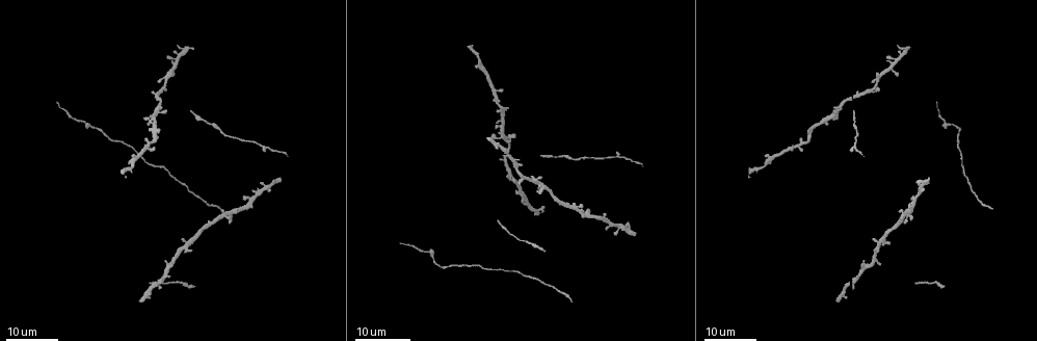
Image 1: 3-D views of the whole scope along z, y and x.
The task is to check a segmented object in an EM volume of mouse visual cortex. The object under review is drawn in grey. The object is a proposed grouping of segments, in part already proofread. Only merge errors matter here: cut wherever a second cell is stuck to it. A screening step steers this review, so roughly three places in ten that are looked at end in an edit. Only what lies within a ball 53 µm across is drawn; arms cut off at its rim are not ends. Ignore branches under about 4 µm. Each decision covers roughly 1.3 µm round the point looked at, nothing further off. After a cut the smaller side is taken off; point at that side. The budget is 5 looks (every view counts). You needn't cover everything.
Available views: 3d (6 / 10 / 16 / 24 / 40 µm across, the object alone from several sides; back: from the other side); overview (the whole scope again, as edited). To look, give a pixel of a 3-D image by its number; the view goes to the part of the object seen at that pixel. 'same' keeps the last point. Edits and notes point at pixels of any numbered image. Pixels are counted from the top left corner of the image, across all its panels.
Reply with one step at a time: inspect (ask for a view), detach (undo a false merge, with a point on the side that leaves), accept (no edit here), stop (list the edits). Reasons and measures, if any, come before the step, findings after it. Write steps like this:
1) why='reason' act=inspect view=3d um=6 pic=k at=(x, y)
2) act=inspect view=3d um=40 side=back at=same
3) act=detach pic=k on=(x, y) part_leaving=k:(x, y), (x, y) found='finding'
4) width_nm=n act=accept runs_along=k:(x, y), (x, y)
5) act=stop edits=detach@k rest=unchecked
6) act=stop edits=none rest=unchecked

why='three-way junction' act=inspect view=3d um=16 pic=1 at=(171, 261)

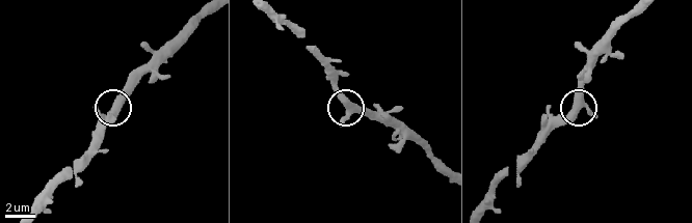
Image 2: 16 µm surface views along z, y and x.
act=inspect view=3d um=10 pic=2 at=(345, 110)

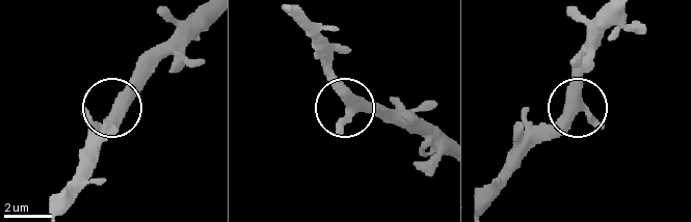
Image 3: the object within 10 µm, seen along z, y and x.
arms=3 act=accept runs_along=3:(439, 150), (384, 114), (349, 109), (341, 81), (327, 65) found='one cell here'

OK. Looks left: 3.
why='three arms meet' act=inspect view=3d um=24 pic=1 at=(615, 156)

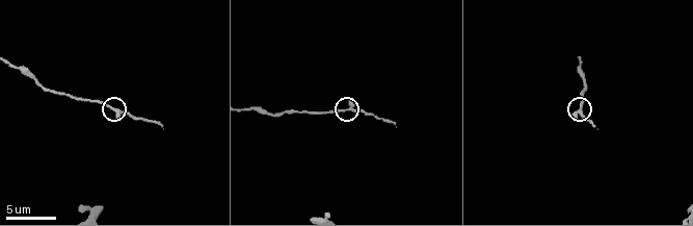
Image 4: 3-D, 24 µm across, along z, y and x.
act=inspect view=3d um=6 pic=4 at=(344, 111)

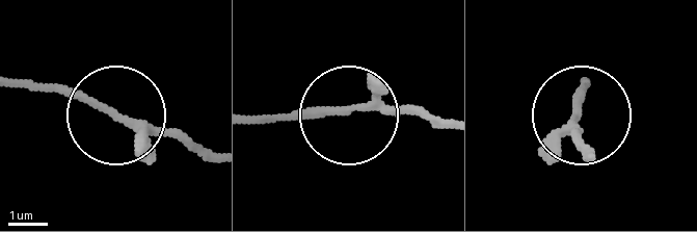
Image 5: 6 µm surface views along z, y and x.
act=accept found='continuous, no second cell'

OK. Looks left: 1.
act=stop edits=none rest=unchecked

